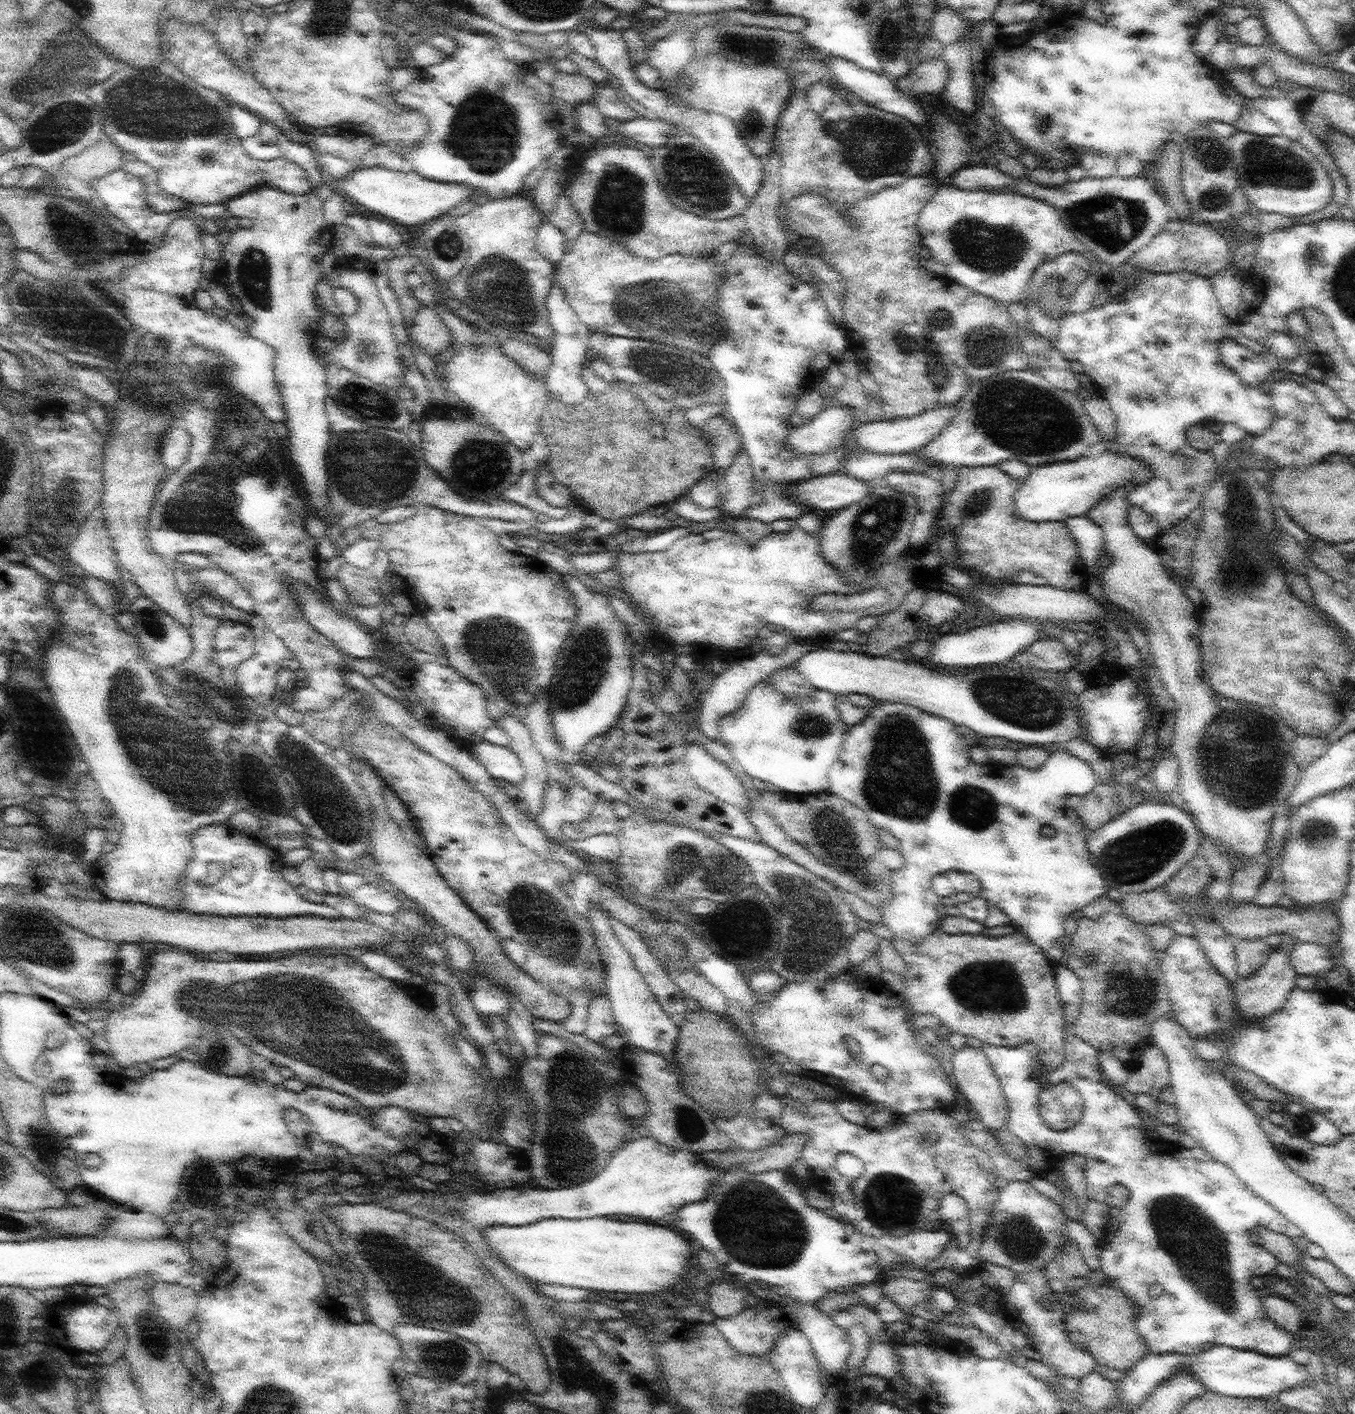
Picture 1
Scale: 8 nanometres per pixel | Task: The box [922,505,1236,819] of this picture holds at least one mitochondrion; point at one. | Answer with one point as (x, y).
(1018, 702)

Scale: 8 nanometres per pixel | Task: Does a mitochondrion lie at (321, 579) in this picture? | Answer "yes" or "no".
no

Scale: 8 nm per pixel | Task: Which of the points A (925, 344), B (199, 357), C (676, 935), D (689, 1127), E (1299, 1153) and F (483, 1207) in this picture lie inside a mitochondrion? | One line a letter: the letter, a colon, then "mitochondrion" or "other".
A: mitochondrion
B: mitochondrion
C: other
D: mitochondrion
E: mitochondrion
F: other

